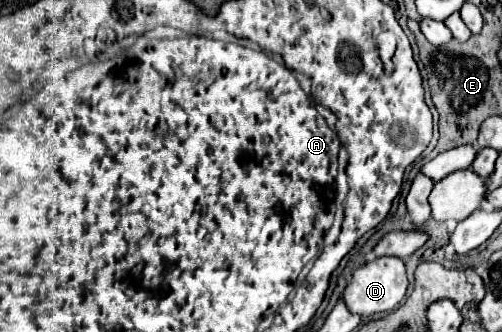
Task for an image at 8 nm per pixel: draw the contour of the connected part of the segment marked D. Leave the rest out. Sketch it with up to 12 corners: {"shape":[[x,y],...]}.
{"shape":[[381,257],[355,269],[351,313],[393,311],[407,291],[405,263]]}

